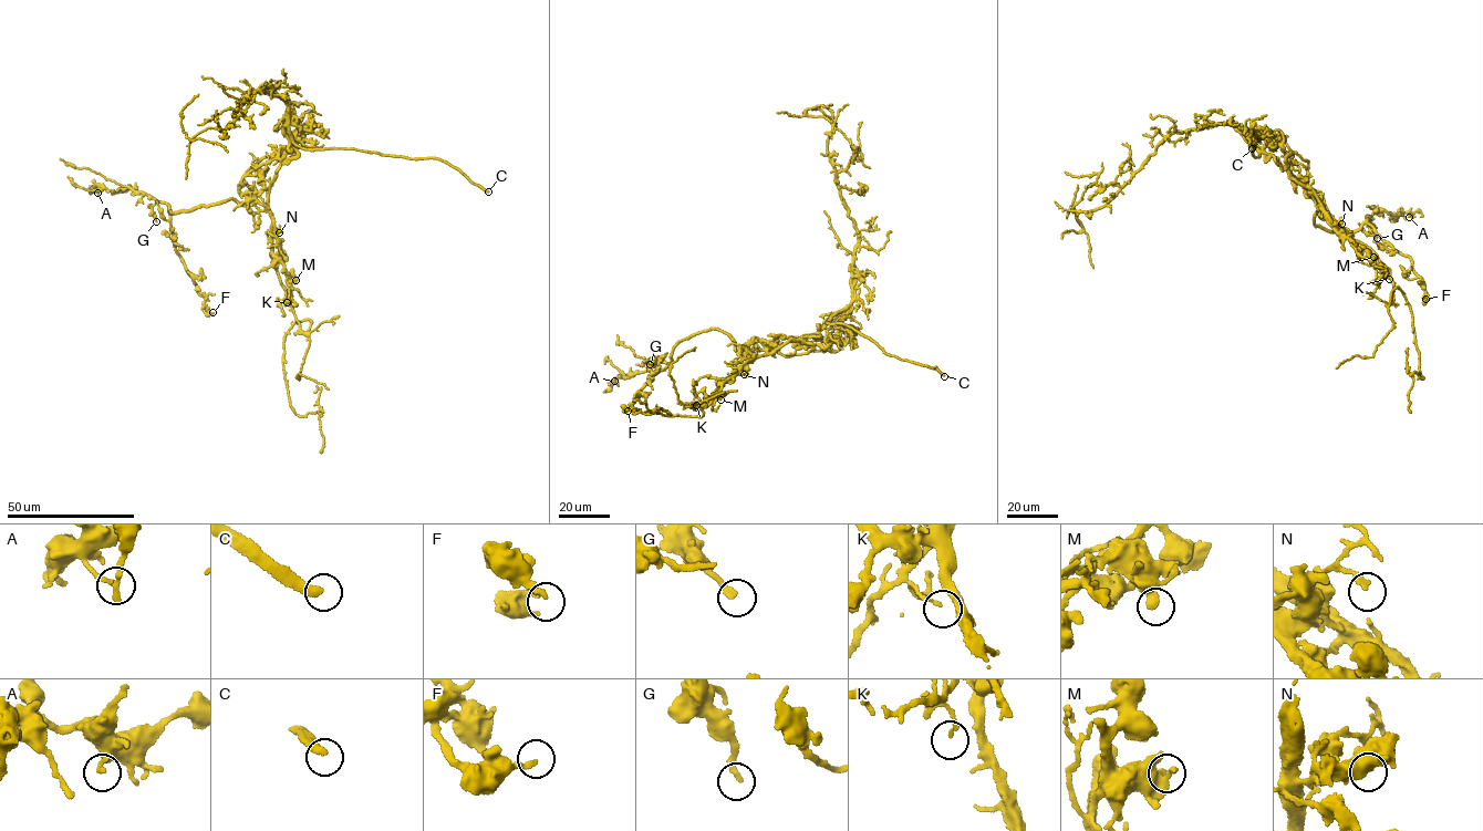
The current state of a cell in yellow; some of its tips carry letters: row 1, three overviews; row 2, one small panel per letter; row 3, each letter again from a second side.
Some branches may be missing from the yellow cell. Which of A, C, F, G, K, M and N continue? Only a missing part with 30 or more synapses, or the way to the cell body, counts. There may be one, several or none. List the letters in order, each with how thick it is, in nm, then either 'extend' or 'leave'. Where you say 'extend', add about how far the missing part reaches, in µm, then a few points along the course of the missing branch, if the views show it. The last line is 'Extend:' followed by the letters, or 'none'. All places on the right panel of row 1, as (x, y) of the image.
A: 180 nm thick; leave
C: 340 nm thick; extend; about 60 µm are missing; missing branch runs (1252, 148), (1235, 133), (1229, 118), (1212, 107), (1193, 102), (1193, 97)
F: 200 nm thick; leave
G: 240 nm thick; leave
K: 150 nm thick; leave
M: 360 nm thick; leave
N: 170 nm thick; leave
Extend: C

